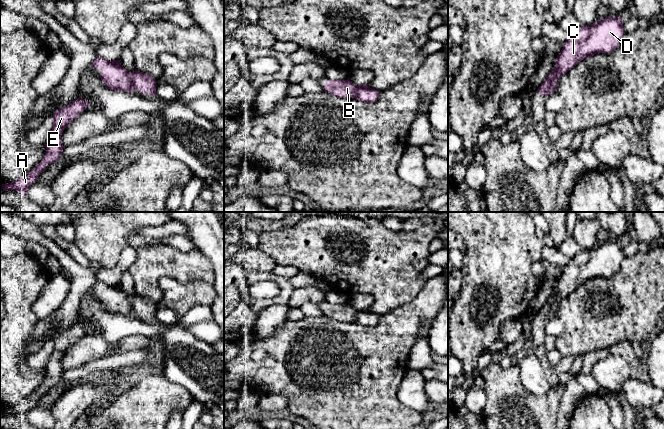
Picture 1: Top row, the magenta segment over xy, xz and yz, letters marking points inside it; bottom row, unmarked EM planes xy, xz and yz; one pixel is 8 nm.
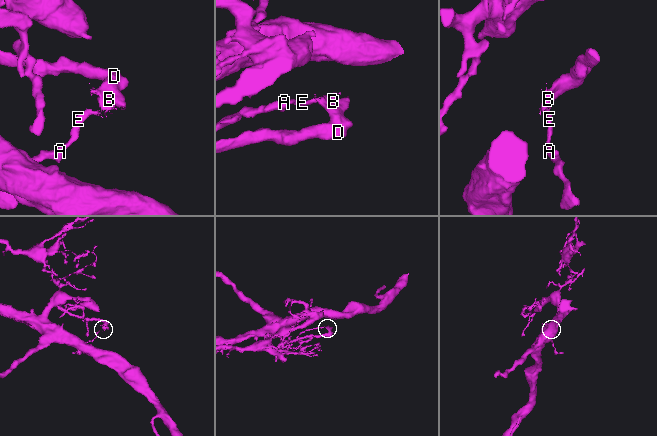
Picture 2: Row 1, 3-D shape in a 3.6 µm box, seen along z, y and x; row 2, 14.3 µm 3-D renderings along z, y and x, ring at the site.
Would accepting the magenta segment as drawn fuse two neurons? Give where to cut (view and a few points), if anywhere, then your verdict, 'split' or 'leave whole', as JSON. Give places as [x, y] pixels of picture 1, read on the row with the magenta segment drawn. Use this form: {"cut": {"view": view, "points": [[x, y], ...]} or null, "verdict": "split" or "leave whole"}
{"cut": {"view": "yz", "points": [[549, 75], [552, 79], [551, 90]]}, "verdict": "split"}

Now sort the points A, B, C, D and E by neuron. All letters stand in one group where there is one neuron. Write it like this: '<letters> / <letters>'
A B E / C D

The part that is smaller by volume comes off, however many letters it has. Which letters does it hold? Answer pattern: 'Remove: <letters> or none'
Remove: A, B, E

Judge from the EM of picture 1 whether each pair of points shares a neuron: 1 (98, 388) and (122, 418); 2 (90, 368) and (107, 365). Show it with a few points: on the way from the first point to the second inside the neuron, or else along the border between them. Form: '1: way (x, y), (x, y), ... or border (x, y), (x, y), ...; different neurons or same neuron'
1: border (122, 393), (114, 399); different neurons
2: way (94, 368), (103, 365); same neuron

